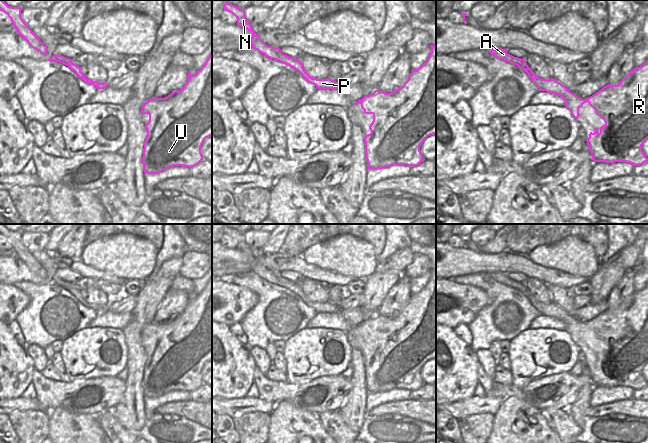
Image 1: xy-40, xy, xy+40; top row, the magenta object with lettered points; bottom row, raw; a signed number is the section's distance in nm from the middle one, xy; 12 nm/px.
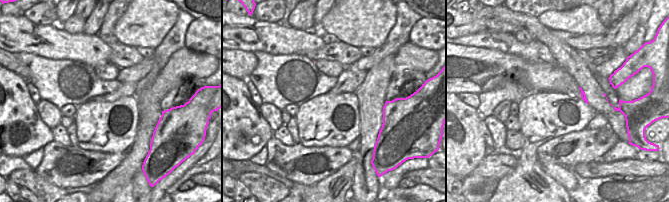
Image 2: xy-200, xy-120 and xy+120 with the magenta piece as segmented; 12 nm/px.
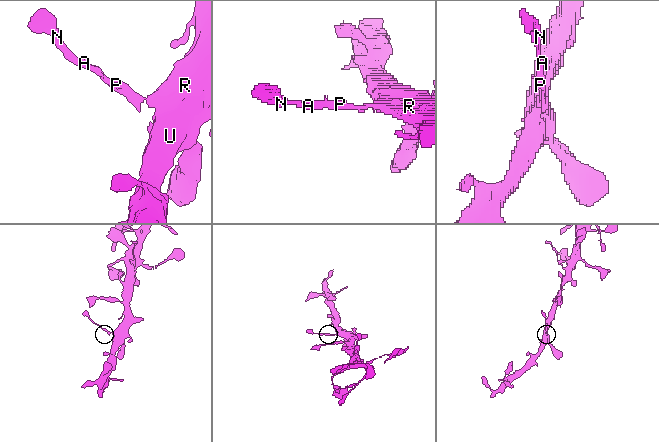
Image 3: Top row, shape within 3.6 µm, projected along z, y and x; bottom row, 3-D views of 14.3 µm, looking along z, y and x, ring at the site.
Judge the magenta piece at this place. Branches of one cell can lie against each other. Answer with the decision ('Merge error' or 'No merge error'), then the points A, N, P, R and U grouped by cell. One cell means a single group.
No merge error. Groups: A N P R U.

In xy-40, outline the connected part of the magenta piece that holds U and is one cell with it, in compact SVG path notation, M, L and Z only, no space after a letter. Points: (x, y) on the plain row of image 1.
M212 277L196 298L191 299L188 296L188 304L181 314L174 315L165 322L153 320L144 327L141 337L149 339L149 345L145 349L147 360L141 383L144 397L157 398L174 390L192 392L198 389L204 383L201 370L206 362L212 360Z

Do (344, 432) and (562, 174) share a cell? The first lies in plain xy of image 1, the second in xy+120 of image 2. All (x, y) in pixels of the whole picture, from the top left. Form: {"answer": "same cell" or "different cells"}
{"answer": "same cell"}

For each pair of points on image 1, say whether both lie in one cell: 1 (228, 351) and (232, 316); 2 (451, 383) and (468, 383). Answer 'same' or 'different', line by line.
1: different
2: same

